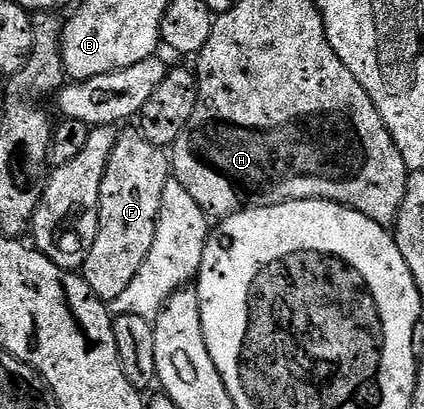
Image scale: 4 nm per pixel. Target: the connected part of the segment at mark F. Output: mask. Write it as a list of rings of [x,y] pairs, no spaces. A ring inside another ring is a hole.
[[[136,128],[118,136],[99,191],[95,243],[83,266],[85,282],[100,301],[119,299],[139,267],[143,267],[143,259],[147,259],[151,243],[155,243],[163,187],[167,187],[169,180],[171,157],[162,146],[151,144]]]

